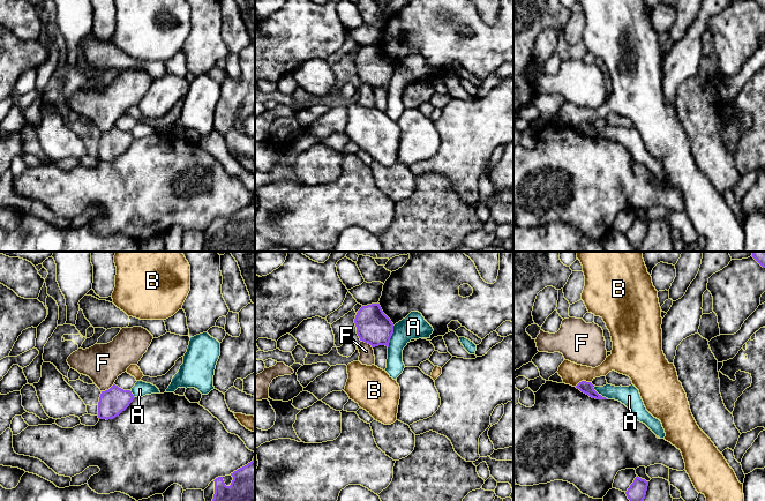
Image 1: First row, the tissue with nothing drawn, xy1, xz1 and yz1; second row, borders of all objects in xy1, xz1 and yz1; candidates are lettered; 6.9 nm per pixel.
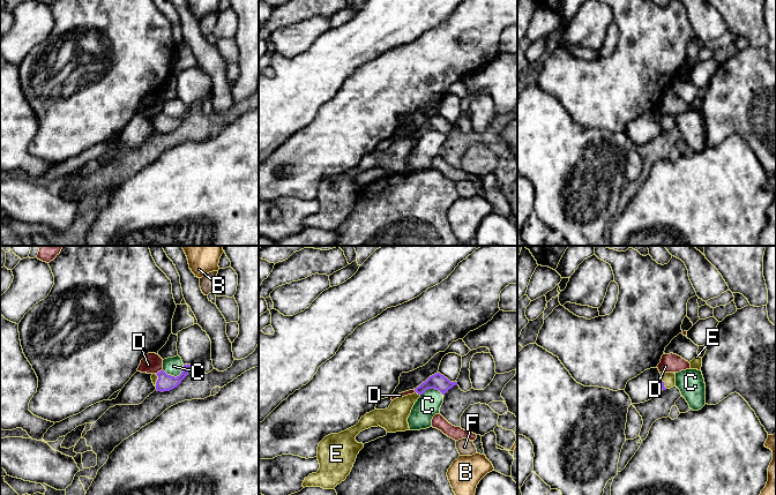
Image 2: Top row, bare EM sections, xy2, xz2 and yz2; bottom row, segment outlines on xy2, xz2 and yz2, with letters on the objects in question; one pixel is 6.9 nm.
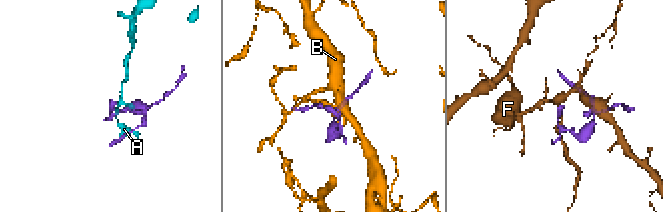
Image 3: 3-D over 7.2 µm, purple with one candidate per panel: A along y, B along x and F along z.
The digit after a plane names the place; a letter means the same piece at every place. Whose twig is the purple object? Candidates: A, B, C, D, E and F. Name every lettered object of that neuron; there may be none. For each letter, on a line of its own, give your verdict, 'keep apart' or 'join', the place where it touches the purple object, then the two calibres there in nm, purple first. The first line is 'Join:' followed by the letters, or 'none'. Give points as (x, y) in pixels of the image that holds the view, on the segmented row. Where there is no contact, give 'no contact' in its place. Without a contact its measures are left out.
Join: E
A: keep apart; meets purple in xz1 at (390, 337); 240 nm thick on the purple side, 180 nm on the other
B: keep apart; meets purple in yz1 at (583, 381); 80 nm thick on the purple side, 150 nm on the other
C: keep apart; meets purple in xy2 at (173, 376); 120 nm thick on the purple side, 130 nm on the other
D: keep apart; meets purple in xy2 at (158, 372); 120 nm thick on the purple side, 140 nm on the other
E: join; meets purple in xz2 at (418, 394); 110 nm thick on the purple side, 180 nm on the other
F: keep apart; meets purple in xy1 at (109, 389); 190 nm thick on the purple side, 280 nm on the other

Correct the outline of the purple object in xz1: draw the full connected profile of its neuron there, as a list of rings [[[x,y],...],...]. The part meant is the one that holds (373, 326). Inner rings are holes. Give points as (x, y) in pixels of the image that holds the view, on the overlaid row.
[[[380,304],[362,306],[355,315],[354,323],[360,341],[370,344],[372,347],[378,345],[389,347],[393,323],[383,313]]]

